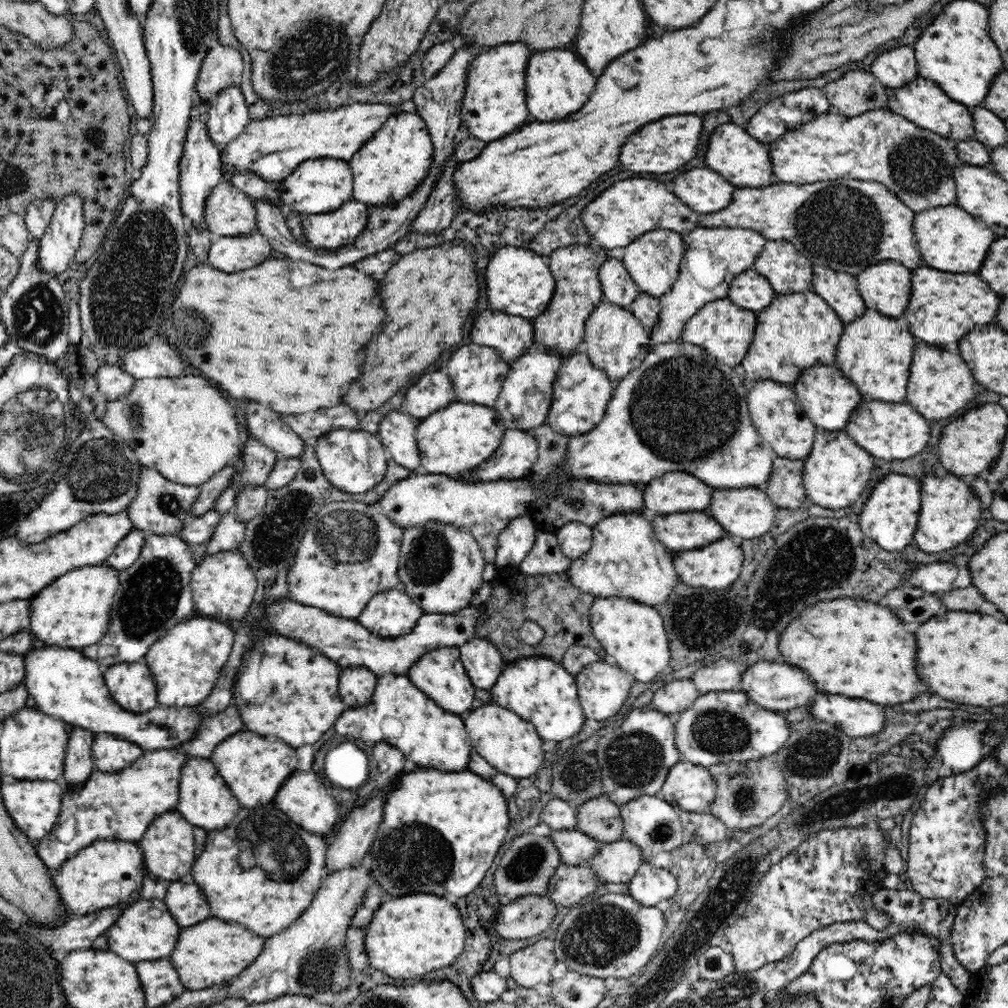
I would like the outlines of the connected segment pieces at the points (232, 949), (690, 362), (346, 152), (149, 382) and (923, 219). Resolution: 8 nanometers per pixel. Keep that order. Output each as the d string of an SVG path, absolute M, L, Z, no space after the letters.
M211 917L182 932L172 958L180 968L180 980L186 984L186 988L202 990L230 982L238 972L242 973L258 958L258 952L262 952L264 944L264 937L238 924L226 924L225 921Z
M676 340L669 343L660 343L652 348L639 364L638 368L628 372L622 378L618 386L613 390L610 402L607 404L606 414L591 432L583 433L576 437L570 437L569 458L565 461L565 469L568 475L580 477L592 477L593 480L605 482L617 482L618 484L638 484L644 482L648 484L650 480L666 474L666 472L690 472L692 476L698 476L702 482L708 486L718 489L726 488L750 488L758 487L764 484L771 474L773 468L774 452L758 434L756 428L750 419L750 413L747 410L747 383L741 377L738 369L726 366L718 359L709 356L709 354L700 346L690 344L684 340Z
M412 100L400 105L352 103L332 112L311 112L251 120L235 139L223 146L221 169L253 172L270 182L281 182L302 162L330 157L349 161L388 116L413 109Z
M192 372L176 377L135 379L127 393L108 401L102 424L132 448L142 466L157 470L175 483L198 487L208 482L219 470L237 462L243 451L242 442L238 440L240 426L236 420L236 412L230 406L231 402L204 378Z
M958 204L923 209L922 212L914 214L912 223L924 262L944 272L978 272L978 268L982 266L982 256L986 256L986 248L990 248L990 244L996 240L982 219L966 212Z

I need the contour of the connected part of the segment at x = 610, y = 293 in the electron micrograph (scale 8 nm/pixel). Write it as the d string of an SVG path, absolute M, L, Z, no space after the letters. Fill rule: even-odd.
M607 256L599 265L598 276L604 300L621 305L622 308L628 309L631 302L641 293L625 264L615 257Z

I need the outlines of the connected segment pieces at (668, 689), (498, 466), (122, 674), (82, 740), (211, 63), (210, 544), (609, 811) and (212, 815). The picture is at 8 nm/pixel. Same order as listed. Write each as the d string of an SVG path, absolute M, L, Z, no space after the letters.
M674 680L654 694L652 700L654 706L651 707L675 717L676 714L690 708L700 695L701 692L696 689L691 680Z
M508 429L494 454L474 470L457 474L462 482L500 482L522 479L537 459L536 441L530 432Z
M114 664L106 670L106 686L120 707L130 712L146 712L158 706L154 678L144 664Z
M72 727L70 734L70 742L68 742L68 750L65 754L65 767L63 770L64 780L66 784L81 785L82 781L86 781L90 773L95 769L93 764L93 756L91 753L91 744L94 742L95 733L90 729Z
M220 43L215 48L209 48L198 72L195 96L209 102L212 96L216 96L222 90L239 86L244 63L241 50L232 45Z
M235 511L222 515L212 538L207 542L203 557L210 556L214 552L222 552L224 549L237 552L244 540L246 526L244 521L236 517Z
M605 794L591 797L577 807L575 828L600 844L617 841L622 833L619 806Z
M192 756L192 760L186 760L182 766L182 776L180 778L180 802L175 808L193 826L198 826L204 830L223 828L234 820L234 816L242 807L226 786L222 776L216 772L214 764L206 758Z

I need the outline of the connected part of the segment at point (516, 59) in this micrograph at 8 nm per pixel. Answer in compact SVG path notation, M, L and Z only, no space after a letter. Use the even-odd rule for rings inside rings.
M504 43L499 44L496 48L489 48L486 52L479 53L479 55L474 58L470 62L470 66L468 66L467 69L467 76L466 79L466 90L464 90L463 98L462 98L462 105L460 106L459 110L459 118L462 119L462 126L467 131L467 134L469 136L473 136L476 138L479 138L480 140L484 140L484 142L489 143L494 140L501 139L503 136L512 134L513 132L516 132L517 130L520 130L522 126L524 125L524 122L528 120L528 107L526 106L526 66L528 58L531 56L532 53L536 52L528 50L526 46L523 46L522 43Z

